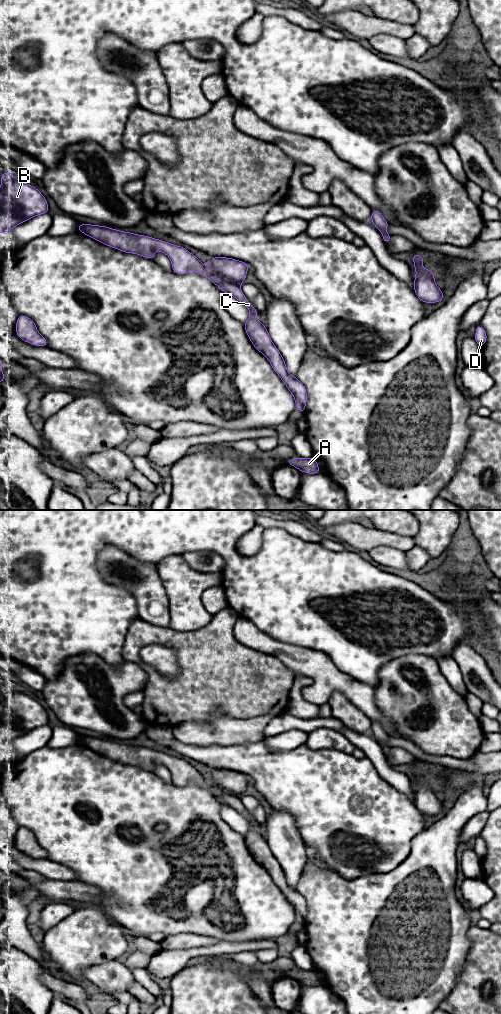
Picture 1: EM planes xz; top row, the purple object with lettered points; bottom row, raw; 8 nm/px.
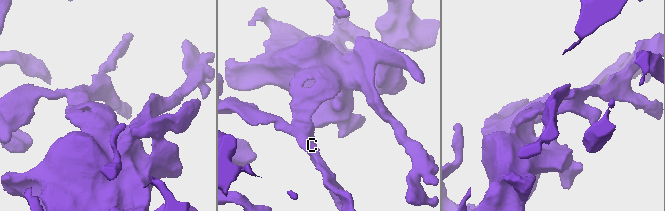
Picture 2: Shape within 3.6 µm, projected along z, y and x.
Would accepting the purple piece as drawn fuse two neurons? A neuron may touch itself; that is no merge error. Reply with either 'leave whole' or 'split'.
leave whole

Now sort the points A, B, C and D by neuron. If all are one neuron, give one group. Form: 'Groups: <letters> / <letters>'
Groups: A B C D

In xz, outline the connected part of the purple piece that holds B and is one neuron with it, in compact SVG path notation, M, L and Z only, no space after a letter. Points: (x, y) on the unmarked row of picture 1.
M9 683L0 688L0 745L9 745L17 737L49 724L39 701L18 692Z

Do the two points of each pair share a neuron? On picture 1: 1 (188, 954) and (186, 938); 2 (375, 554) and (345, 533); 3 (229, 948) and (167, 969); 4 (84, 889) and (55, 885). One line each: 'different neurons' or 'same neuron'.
1: different neurons
2: different neurons
3: same neuron
4: same neuron

